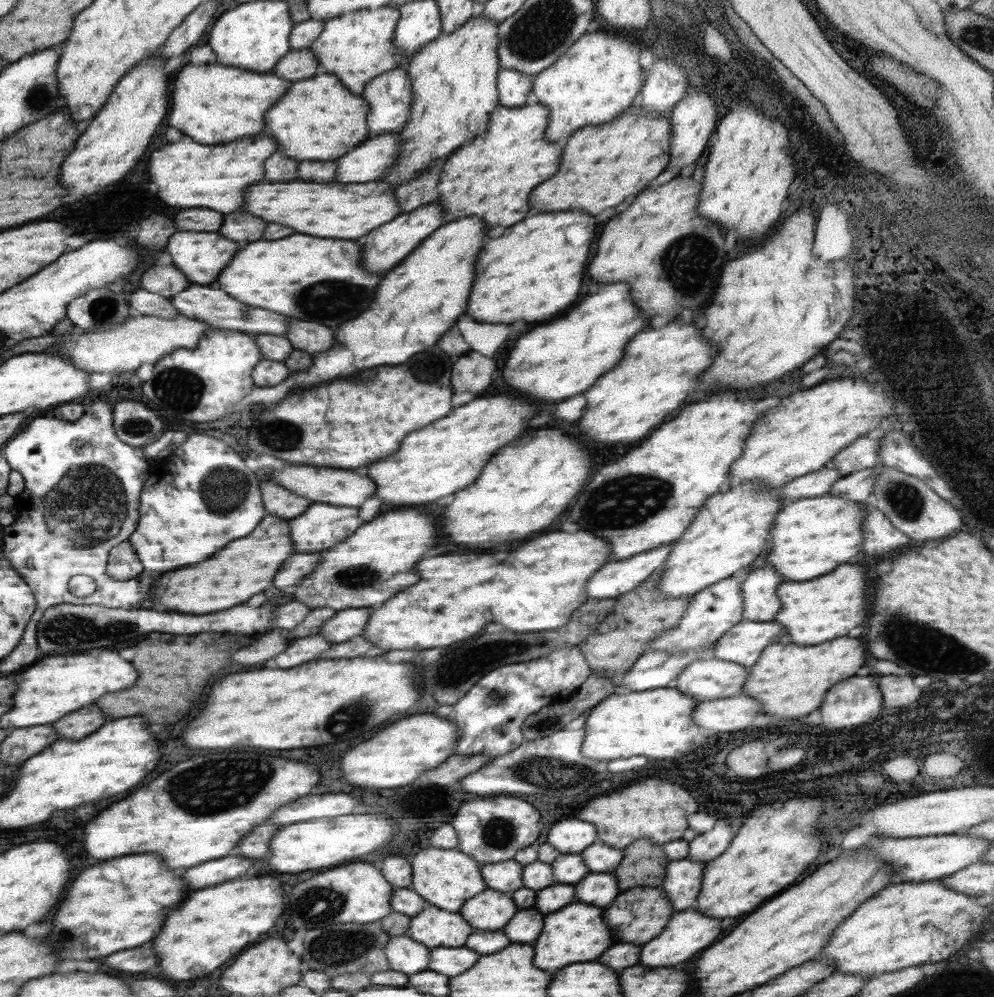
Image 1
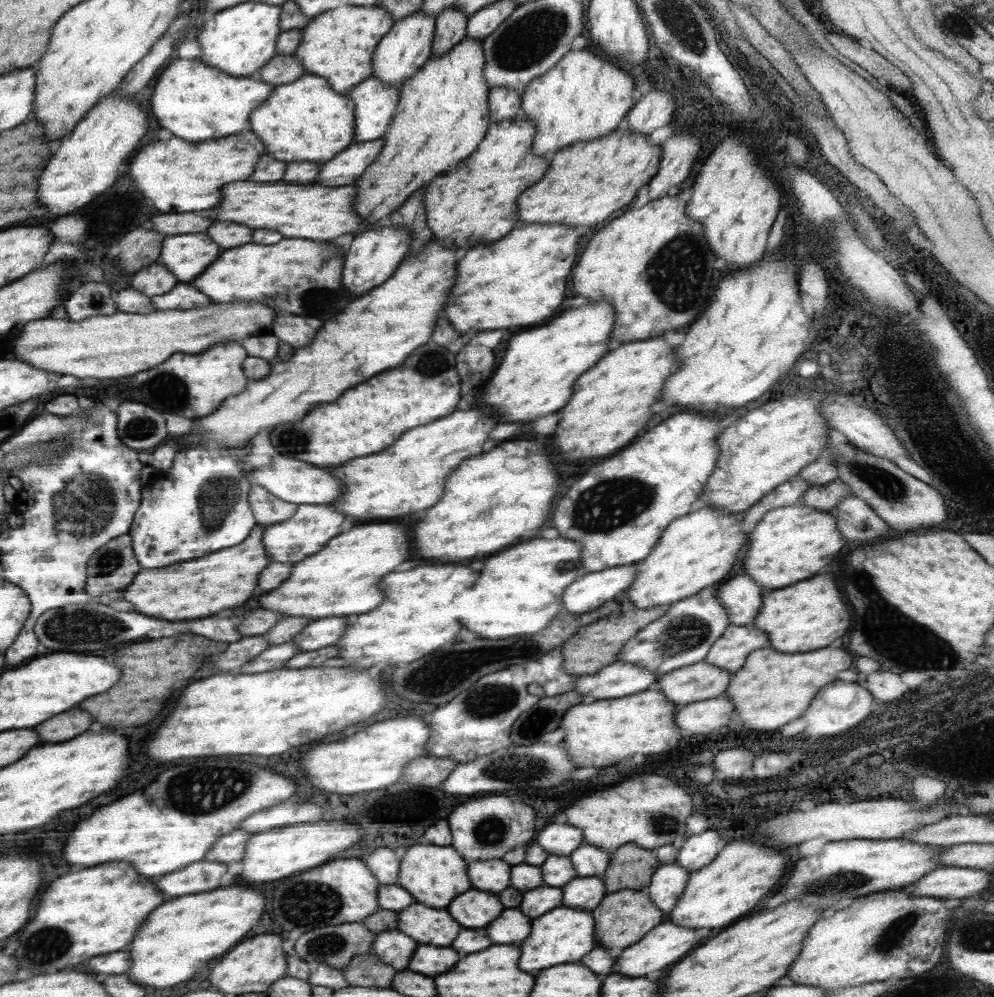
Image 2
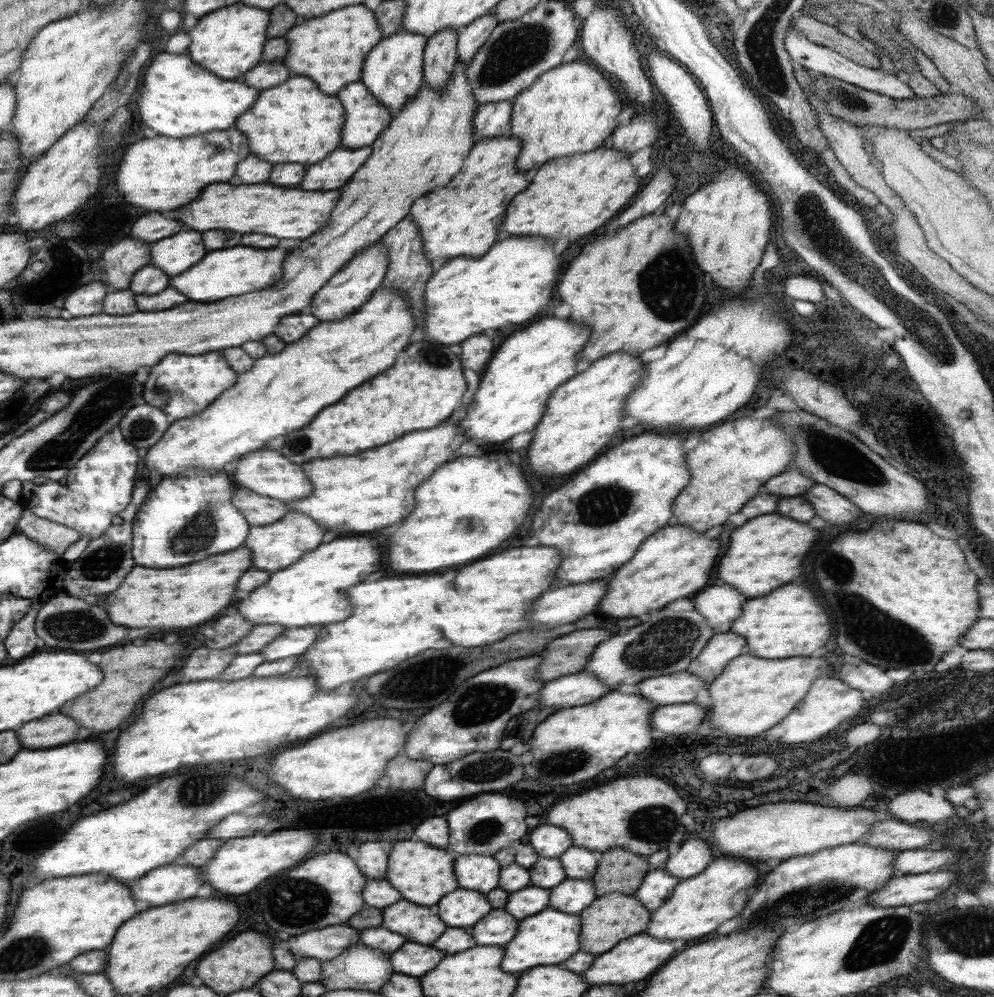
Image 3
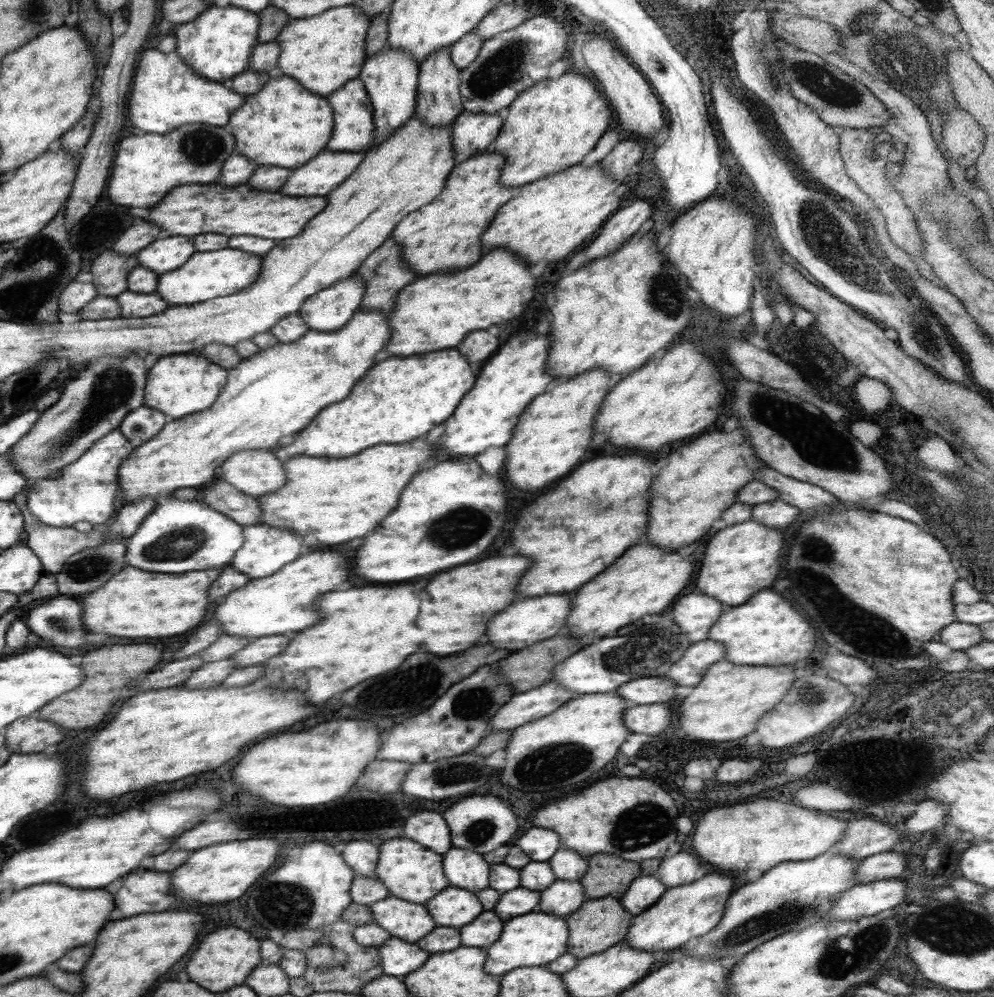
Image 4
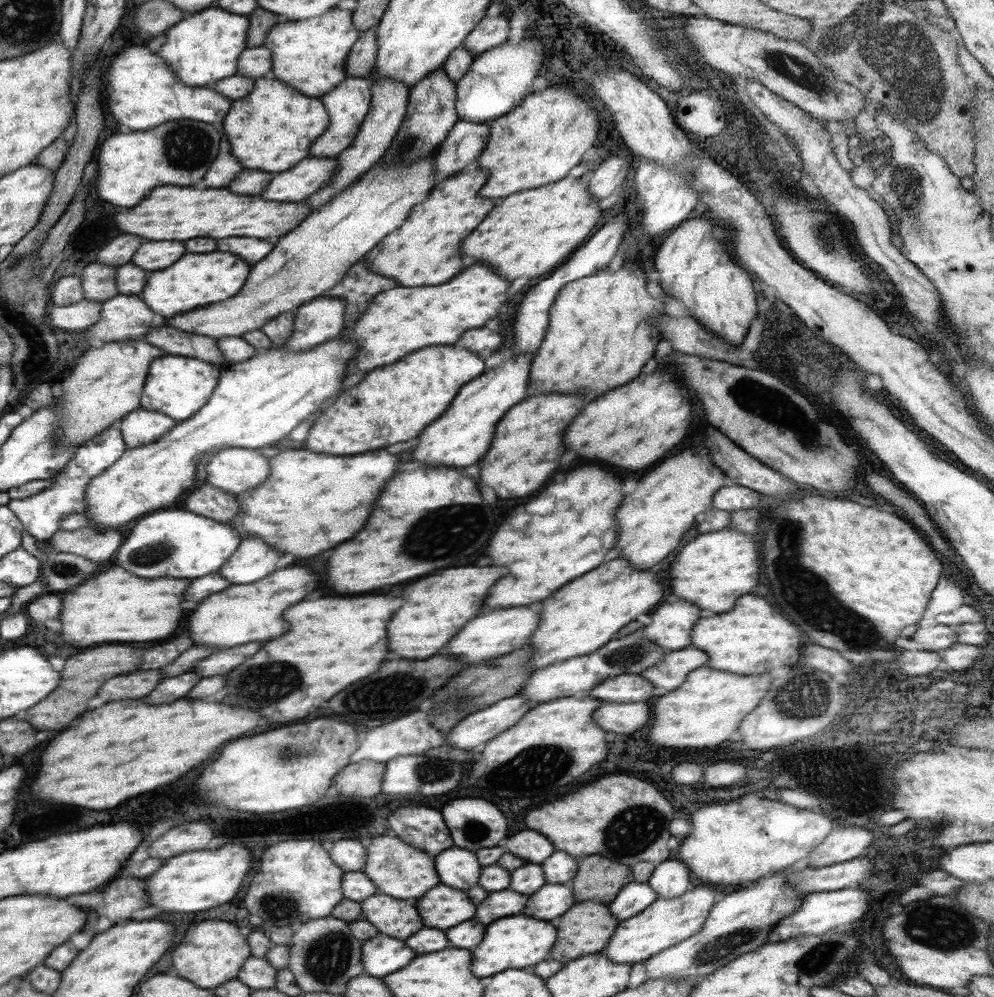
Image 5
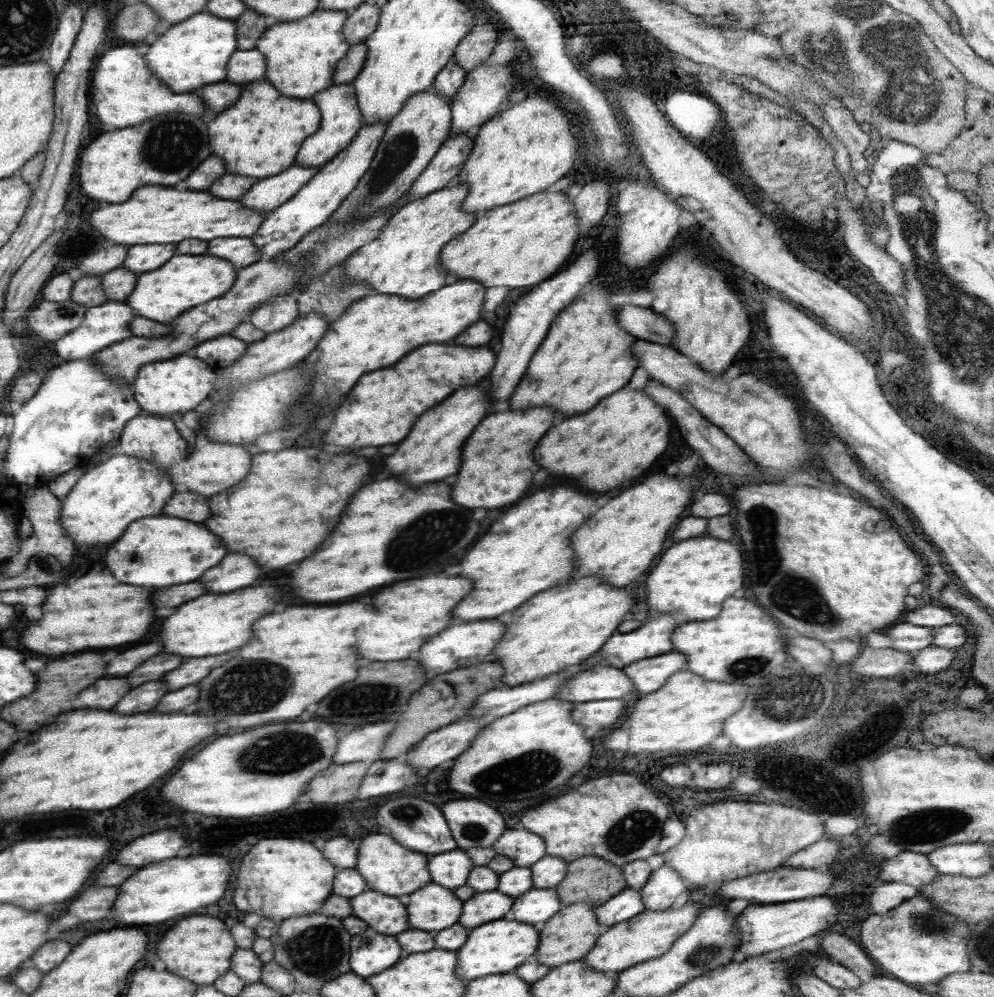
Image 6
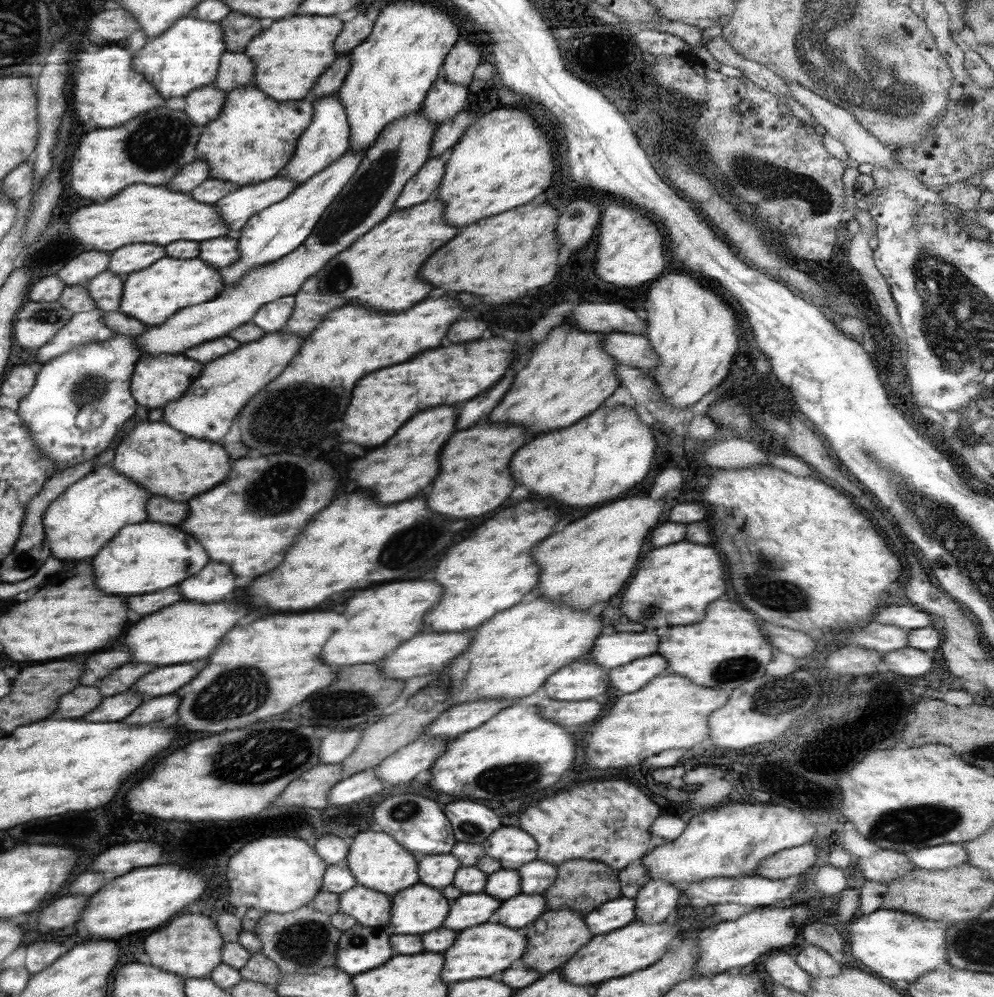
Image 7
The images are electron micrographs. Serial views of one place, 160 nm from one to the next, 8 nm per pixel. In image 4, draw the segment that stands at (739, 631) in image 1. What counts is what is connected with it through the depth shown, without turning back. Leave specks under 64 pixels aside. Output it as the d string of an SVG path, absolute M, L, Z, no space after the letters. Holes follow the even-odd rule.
M704 639L692 643L683 656L663 676L680 686L696 686L710 666L726 658L726 647L715 640Z

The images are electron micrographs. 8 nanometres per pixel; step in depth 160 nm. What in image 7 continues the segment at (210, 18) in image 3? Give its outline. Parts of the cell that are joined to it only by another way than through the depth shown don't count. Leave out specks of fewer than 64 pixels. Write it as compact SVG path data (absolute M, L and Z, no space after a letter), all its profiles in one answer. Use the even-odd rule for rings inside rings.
M188 16L178 19L168 31L147 39L146 46L136 52L138 64L135 69L146 78L154 80L162 88L162 96L186 96L189 92L214 84L220 64L220 54L226 52L224 34L220 24L200 17Z

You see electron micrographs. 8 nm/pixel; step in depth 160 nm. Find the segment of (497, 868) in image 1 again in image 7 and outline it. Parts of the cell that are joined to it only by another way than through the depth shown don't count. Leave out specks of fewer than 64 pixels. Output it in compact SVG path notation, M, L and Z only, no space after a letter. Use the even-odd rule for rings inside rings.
M452 854L426 856L424 860L418 862L420 882L430 884L432 888L444 888L444 886L450 886L458 868L460 868L458 858L454 858Z

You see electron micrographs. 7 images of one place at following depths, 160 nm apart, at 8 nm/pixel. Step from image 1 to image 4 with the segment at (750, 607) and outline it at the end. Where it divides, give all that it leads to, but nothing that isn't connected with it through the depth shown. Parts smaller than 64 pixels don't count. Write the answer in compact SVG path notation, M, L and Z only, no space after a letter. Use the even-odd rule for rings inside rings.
M692 592L674 604L673 619L692 644L708 639L709 630L714 622L720 620L720 614L722 614L722 602L718 604L716 600L712 600L712 596L706 596L702 592Z

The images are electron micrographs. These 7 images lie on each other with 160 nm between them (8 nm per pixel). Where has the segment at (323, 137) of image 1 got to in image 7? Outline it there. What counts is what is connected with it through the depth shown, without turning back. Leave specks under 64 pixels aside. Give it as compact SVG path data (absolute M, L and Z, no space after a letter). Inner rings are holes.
M240 88L227 92L218 120L202 127L202 156L210 164L214 178L234 182L238 186L264 182L280 175L293 158L301 134L308 128L313 117L310 100L276 102L258 88Z

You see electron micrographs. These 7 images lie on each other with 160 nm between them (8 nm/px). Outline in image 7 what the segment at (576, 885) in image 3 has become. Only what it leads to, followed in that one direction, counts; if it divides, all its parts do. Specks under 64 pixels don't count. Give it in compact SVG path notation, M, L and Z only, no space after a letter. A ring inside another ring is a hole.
M520 894L516 898L506 900L498 908L498 922L510 928L524 928L544 914L547 904L544 894Z

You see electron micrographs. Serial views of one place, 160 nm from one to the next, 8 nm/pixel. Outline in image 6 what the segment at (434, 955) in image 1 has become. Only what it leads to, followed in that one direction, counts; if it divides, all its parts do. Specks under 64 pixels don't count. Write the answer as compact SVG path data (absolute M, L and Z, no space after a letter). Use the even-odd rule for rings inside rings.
M372 928L362 934L351 935L349 962L352 973L368 978L402 958L402 948L394 936L384 936Z

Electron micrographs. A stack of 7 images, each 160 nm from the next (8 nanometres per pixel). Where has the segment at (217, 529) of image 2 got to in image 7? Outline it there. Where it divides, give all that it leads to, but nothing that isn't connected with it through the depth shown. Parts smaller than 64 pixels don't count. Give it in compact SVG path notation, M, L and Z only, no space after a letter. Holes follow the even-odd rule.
M160 522L127 524L93 559L102 588L116 596L136 596L170 588L200 572L210 562L206 550L194 536Z

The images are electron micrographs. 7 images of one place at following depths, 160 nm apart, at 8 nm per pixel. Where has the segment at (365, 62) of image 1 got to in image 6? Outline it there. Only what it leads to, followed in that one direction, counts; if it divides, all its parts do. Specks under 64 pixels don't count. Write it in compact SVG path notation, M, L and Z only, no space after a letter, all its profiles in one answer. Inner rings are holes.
M318 10L306 20L298 22L278 22L268 28L258 40L256 48L264 52L268 60L266 80L270 84L278 84L286 96L310 98L316 92L322 92L333 84L336 62L348 52L350 44L342 34L346 12L340 10Z

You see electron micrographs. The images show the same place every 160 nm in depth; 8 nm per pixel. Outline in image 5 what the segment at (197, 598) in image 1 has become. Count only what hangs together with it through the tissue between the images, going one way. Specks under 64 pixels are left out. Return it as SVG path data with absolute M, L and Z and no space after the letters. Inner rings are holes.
M114 566L114 568L108 568L106 572L86 580L82 586L74 588L74 590L68 590L64 592L62 600L66 600L66 616L62 616L62 624L64 624L64 630L62 630L62 638L72 638L70 644L76 644L76 646L88 646L88 644L108 644L108 642L148 642L148 640L158 640L158 638L168 638L168 636L174 636L180 628L182 628L182 622L184 622L184 610L182 610L182 602L184 602L184 592L186 588L190 586L190 580L174 580L174 578L158 578L158 580L148 580L148 578L140 578L140 576L134 576L132 572L120 568L120 566Z

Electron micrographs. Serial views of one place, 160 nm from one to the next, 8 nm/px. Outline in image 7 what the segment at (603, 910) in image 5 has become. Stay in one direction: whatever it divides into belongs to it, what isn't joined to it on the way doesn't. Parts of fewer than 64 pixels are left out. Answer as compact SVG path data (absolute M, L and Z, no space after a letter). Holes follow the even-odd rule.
M570 909L546 910L538 920L530 922L530 926L526 928L528 948L522 958L524 958L526 966L534 968L540 974L546 974L546 972L560 968L567 960L570 960L592 940L593 935L586 924L585 917L579 912Z

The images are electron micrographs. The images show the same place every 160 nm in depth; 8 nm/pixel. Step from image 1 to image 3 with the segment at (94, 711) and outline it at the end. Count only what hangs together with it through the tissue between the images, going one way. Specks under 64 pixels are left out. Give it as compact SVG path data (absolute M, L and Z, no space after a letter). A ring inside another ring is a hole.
M54 714L26 724L26 728L18 730L18 738L24 748L54 748L74 742L78 730L80 726L74 718L64 714Z

